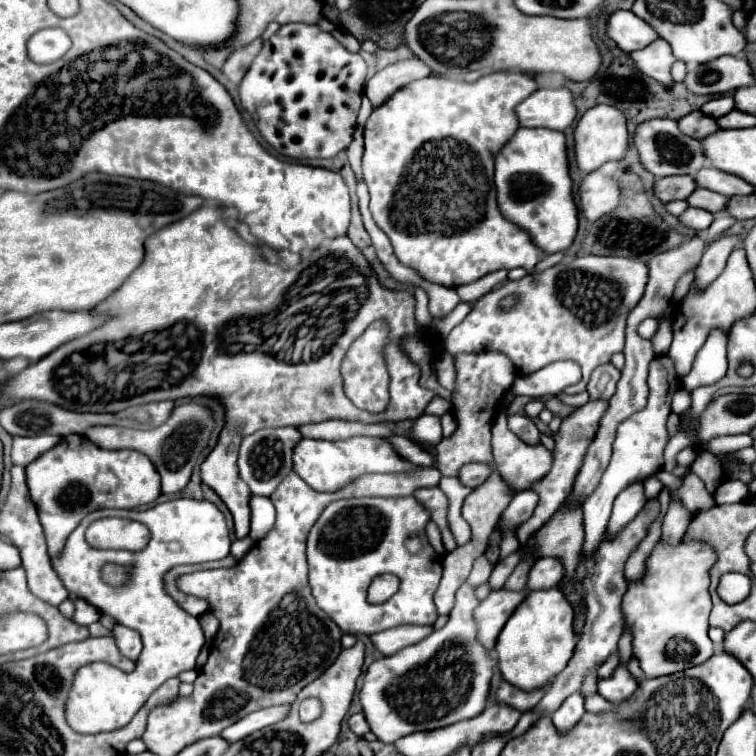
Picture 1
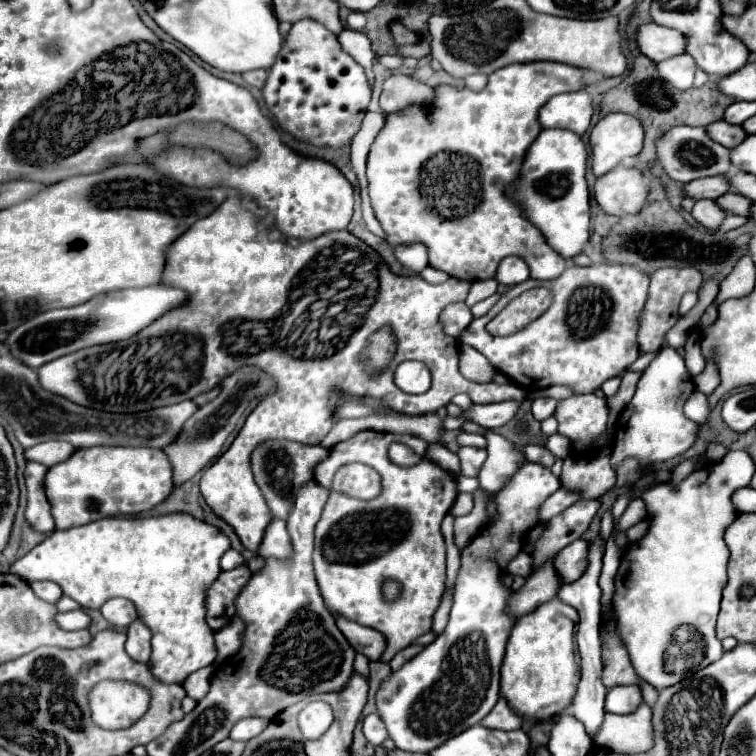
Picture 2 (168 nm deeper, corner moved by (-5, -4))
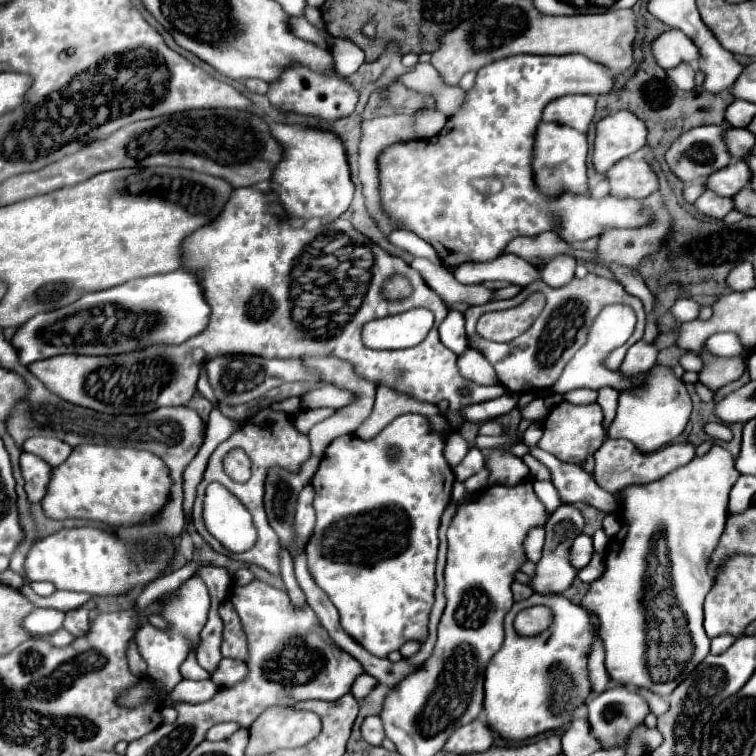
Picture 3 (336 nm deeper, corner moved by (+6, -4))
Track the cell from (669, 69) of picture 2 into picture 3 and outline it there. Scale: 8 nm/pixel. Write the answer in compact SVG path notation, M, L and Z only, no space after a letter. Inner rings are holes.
M680 64L672 70L668 70L668 76L674 80L674 84L682 90L692 90L696 84L694 84L694 66L692 64Z

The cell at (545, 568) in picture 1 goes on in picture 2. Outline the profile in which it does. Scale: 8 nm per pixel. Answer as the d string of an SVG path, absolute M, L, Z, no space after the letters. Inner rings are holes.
M585 540L571 542L571 546L565 546L555 556L555 570L563 584L575 582L583 574L585 568L587 568L587 542Z

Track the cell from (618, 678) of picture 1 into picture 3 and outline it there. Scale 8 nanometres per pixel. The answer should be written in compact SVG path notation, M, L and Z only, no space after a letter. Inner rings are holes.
M614 686L614 688L594 696L588 702L588 724L590 724L592 734L596 736L596 740L600 742L600 746L604 750L624 748L626 742L628 742L628 734L636 726L644 724L644 718L648 714L650 714L648 702L640 694L636 694L632 688L626 688L626 686Z

